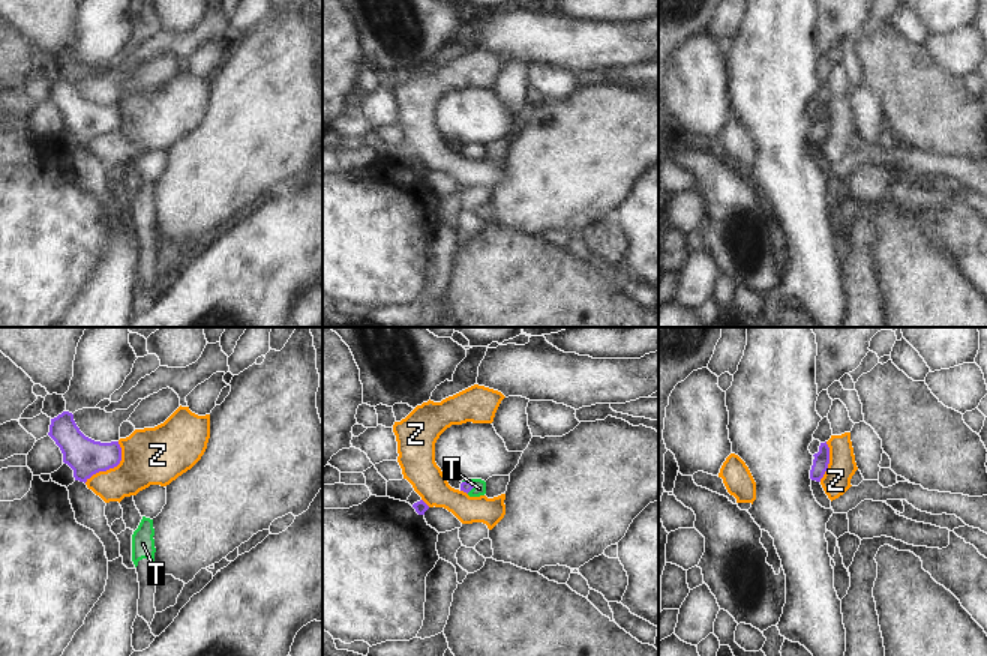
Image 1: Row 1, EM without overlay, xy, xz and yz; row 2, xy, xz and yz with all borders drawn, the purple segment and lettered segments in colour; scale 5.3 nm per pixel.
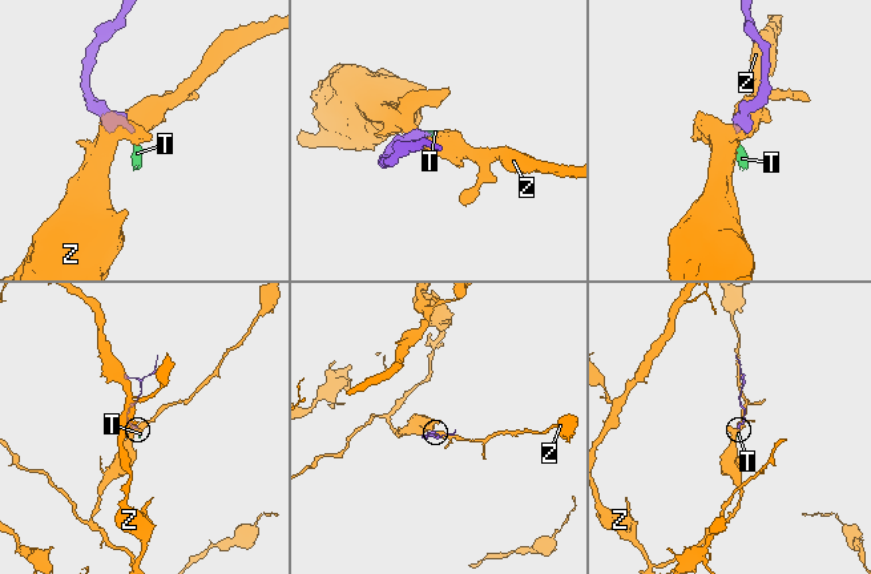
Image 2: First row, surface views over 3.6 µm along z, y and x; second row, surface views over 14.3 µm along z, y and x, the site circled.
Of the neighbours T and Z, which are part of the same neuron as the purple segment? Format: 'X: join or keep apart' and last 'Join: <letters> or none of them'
T: join
Z: keep apart
Join: T

